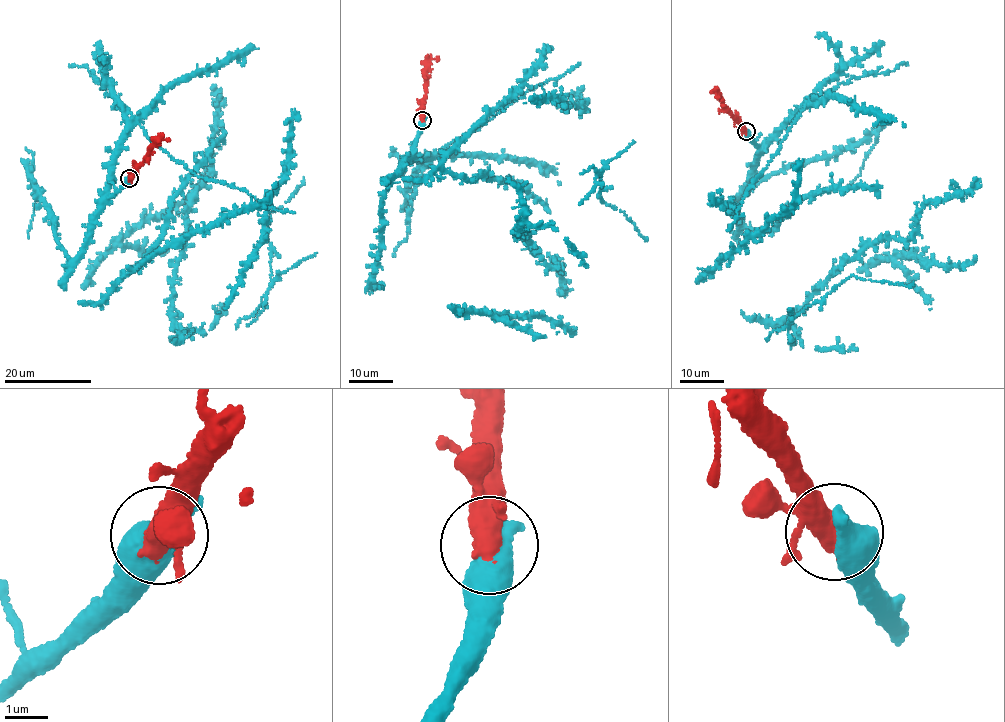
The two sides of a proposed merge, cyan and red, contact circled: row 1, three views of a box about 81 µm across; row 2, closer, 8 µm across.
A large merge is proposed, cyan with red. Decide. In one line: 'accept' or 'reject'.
accept

